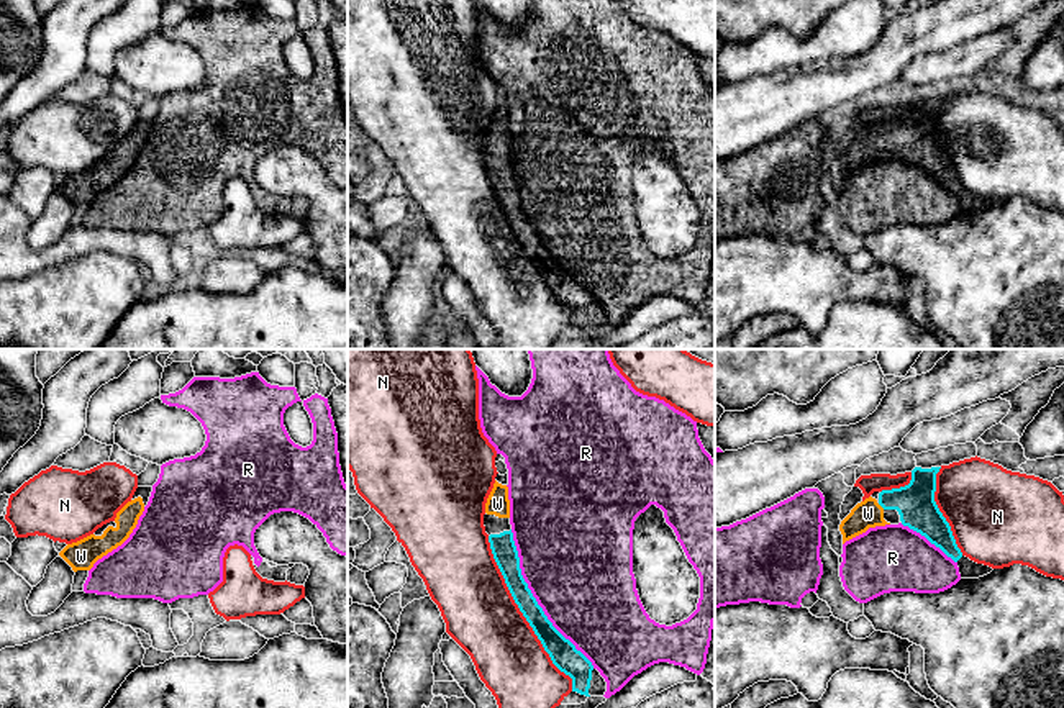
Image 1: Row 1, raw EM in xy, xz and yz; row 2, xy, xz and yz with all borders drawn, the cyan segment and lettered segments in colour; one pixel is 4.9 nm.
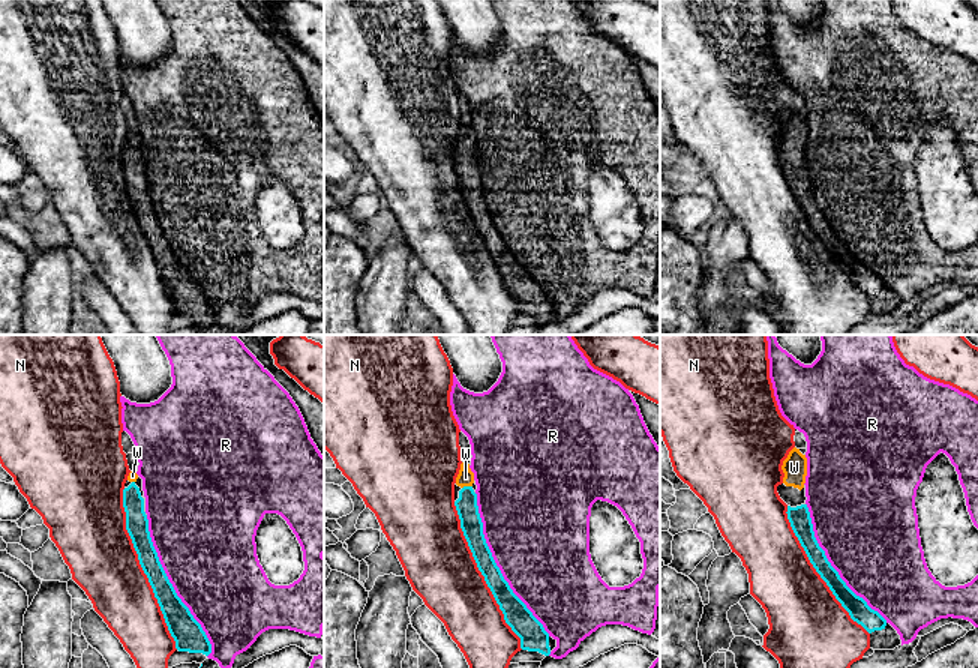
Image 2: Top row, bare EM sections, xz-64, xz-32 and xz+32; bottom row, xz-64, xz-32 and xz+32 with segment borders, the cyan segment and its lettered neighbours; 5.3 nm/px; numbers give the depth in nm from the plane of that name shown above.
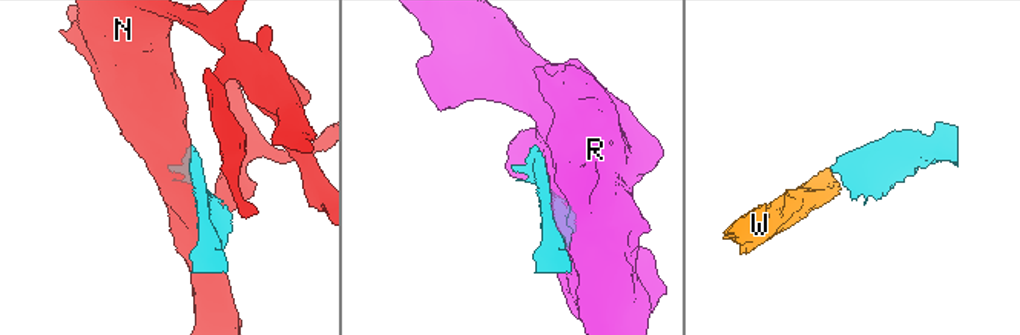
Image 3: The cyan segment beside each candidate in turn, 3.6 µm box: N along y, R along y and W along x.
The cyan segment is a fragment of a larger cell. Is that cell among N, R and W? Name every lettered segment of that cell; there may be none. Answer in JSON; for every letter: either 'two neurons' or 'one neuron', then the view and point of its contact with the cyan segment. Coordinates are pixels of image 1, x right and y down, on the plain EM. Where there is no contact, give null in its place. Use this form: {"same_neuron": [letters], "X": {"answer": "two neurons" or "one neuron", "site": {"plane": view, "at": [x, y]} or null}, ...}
{"same_neuron": ["W"], "N": {"answer": "two neurons", "site": {"plane": "xz", "at": [523, 248]}}, "R": {"answer": "two neurons", "site": {"plane": "xz", "at": [535, 231]}}, "W": {"answer": "one neuron", "site": {"plane": "yz", "at": [881, 138]}}}

